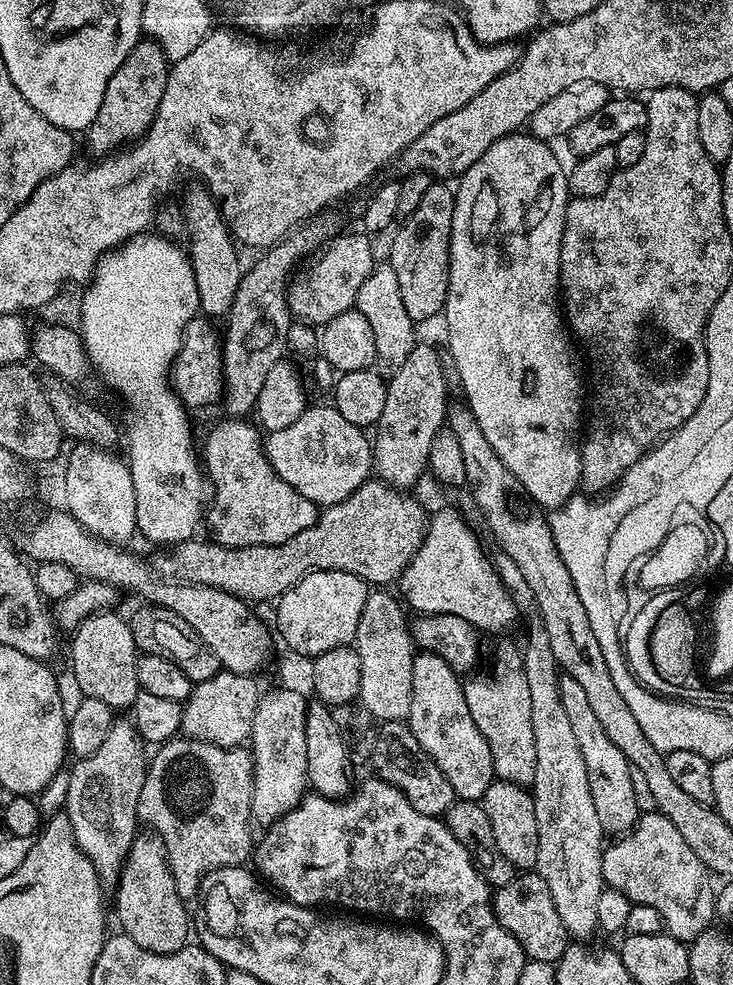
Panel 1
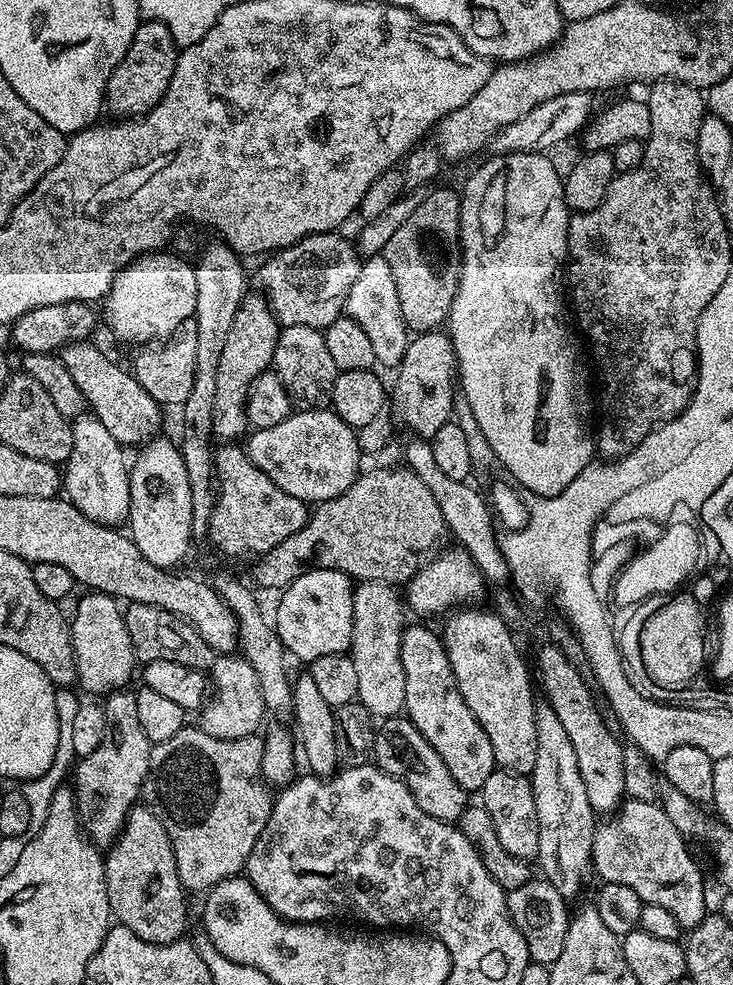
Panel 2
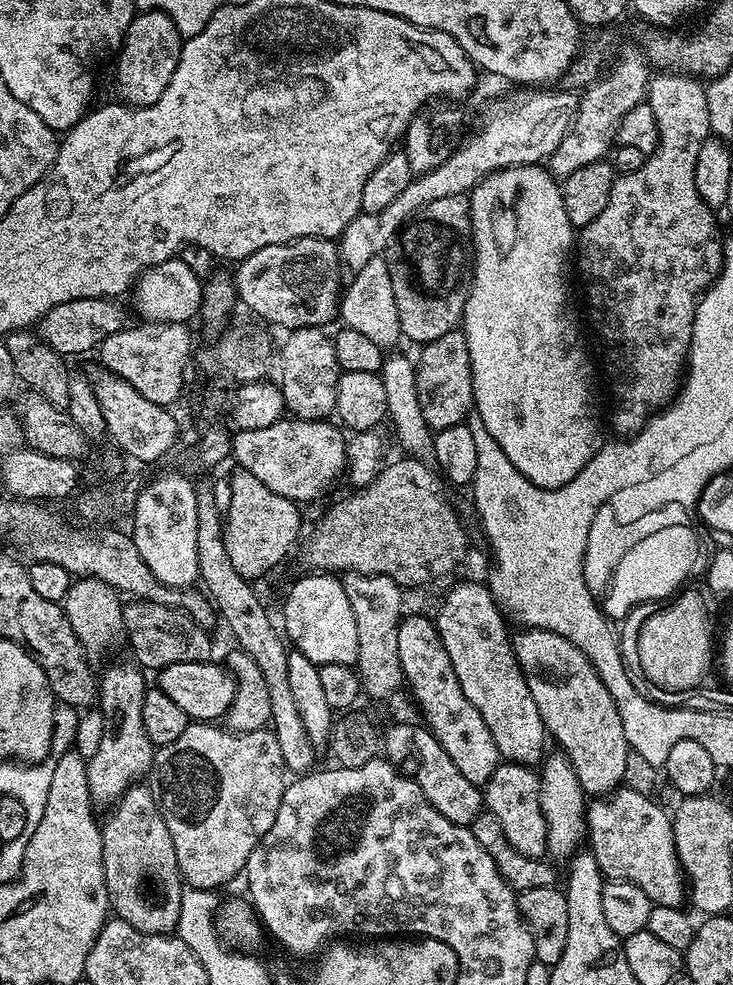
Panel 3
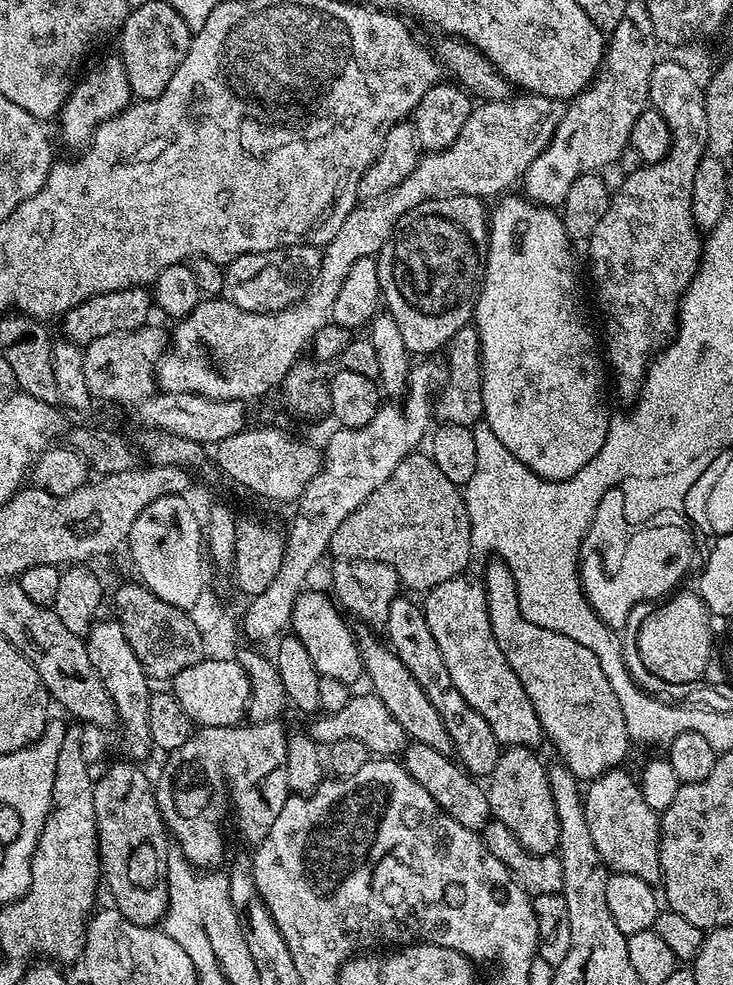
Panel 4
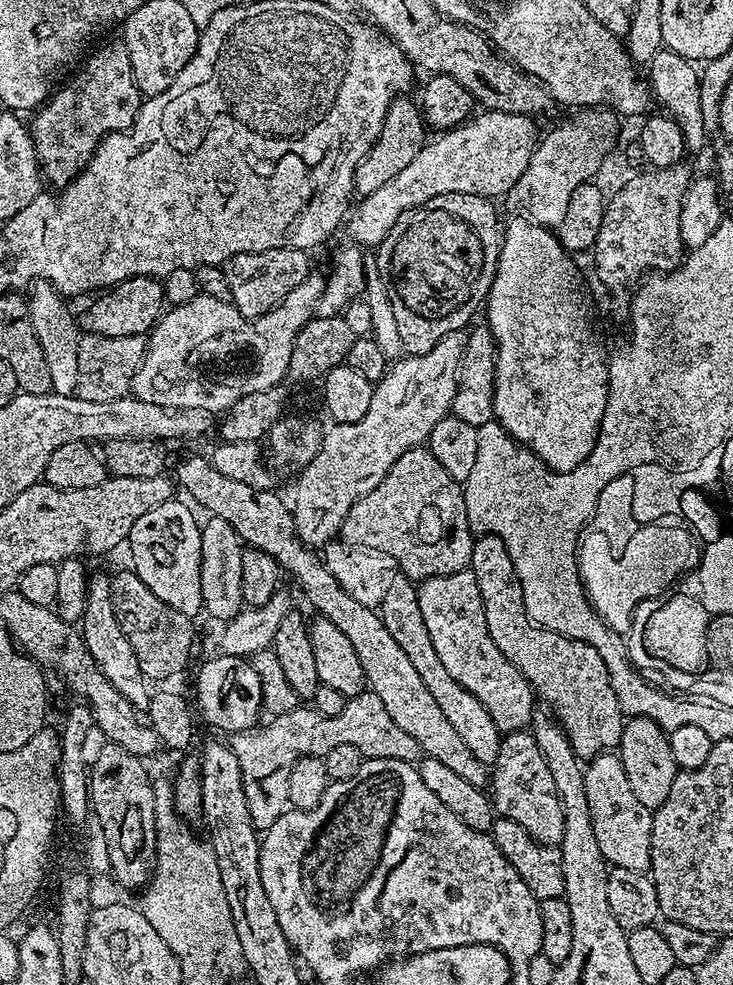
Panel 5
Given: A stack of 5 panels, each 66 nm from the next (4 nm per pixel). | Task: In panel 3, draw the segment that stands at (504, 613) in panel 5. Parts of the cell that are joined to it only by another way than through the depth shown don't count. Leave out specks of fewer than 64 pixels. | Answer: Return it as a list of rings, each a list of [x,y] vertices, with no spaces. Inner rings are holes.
[[[524,628],[511,637],[512,649],[516,655],[518,666],[526,678],[526,686],[530,686],[530,698],[534,698],[534,706],[538,706],[538,714],[542,714],[545,729],[561,744],[562,752],[567,756],[577,775],[581,790],[592,798],[599,798],[619,787],[628,768],[630,749],[626,742],[626,734],[622,730],[622,718],[618,714],[618,706],[606,690],[602,678],[596,673],[596,667],[566,638],[541,628]]]

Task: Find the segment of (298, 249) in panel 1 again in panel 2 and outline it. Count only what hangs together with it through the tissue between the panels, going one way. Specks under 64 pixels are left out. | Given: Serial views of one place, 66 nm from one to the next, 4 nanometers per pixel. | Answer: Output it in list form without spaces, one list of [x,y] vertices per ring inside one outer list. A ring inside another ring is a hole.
[[[258,292],[247,293],[240,303],[239,312],[234,316],[226,344],[222,346],[218,374],[215,375],[212,434],[217,441],[234,442],[247,433],[250,426],[247,413],[249,390],[257,378],[271,369],[281,329],[267,297]]]

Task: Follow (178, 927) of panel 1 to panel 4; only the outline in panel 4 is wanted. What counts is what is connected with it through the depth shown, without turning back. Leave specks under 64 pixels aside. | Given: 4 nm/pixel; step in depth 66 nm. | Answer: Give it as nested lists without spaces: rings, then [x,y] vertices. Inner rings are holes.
[[[136,762],[112,764],[104,772],[104,777],[94,784],[94,814],[96,815],[96,830],[100,833],[100,866],[102,880],[112,891],[111,903],[126,918],[135,924],[156,926],[165,919],[168,910],[168,842],[169,833],[160,817],[156,805],[156,790],[153,777],[143,772]]]

